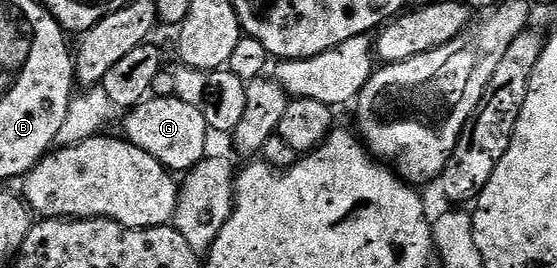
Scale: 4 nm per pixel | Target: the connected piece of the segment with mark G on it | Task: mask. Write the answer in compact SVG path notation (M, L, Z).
M174 95L153 98L144 100L126 114L124 138L153 155L170 172L186 173L207 155L207 135L210 136L211 130L202 108Z

